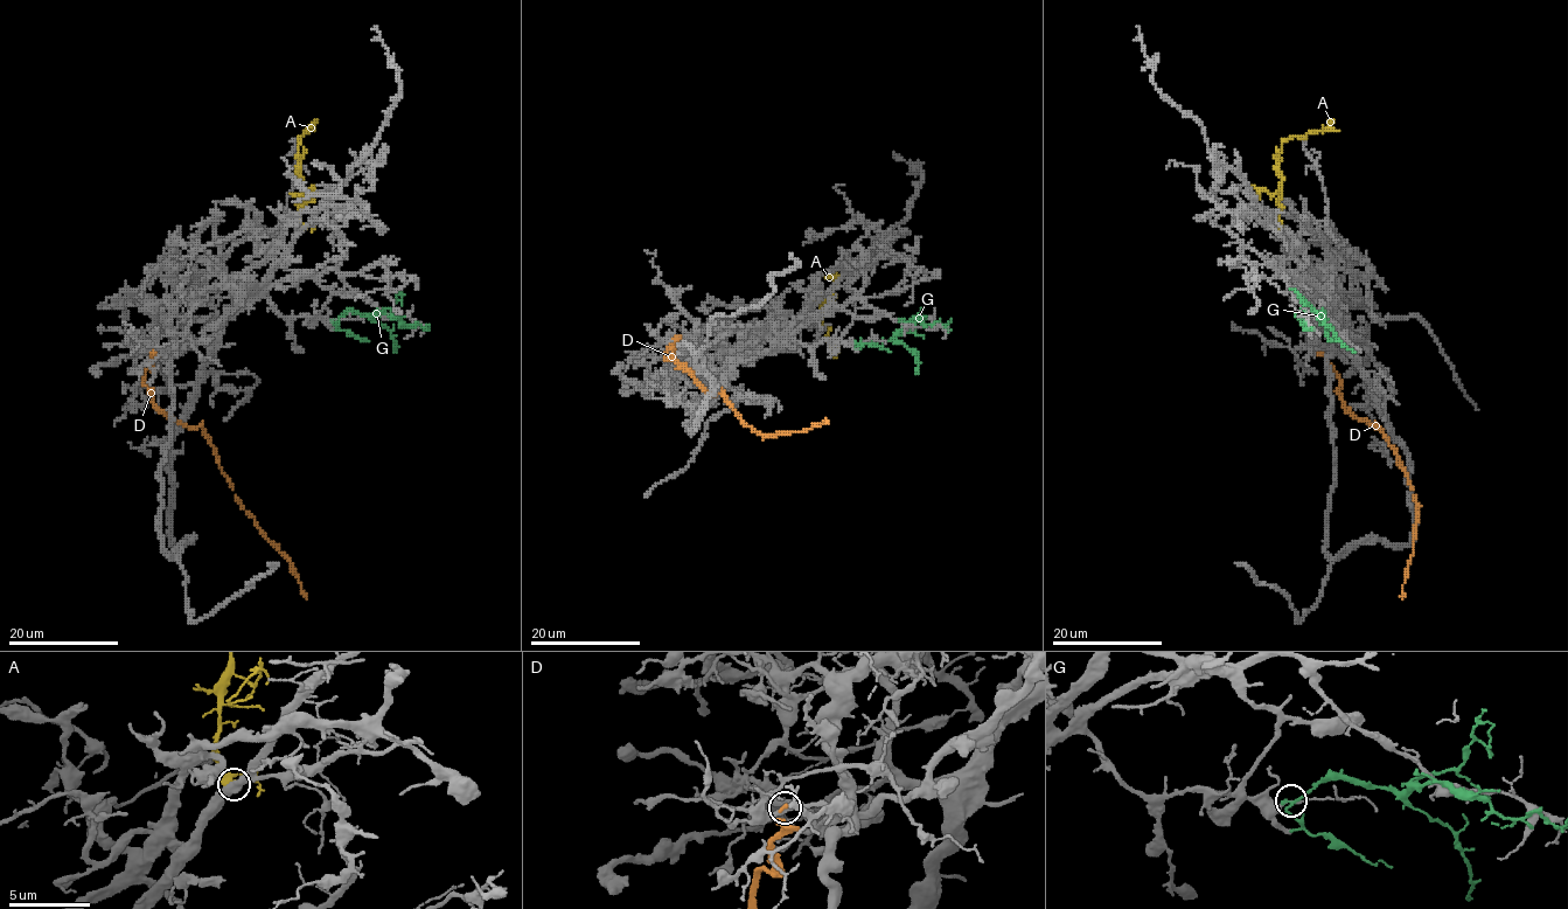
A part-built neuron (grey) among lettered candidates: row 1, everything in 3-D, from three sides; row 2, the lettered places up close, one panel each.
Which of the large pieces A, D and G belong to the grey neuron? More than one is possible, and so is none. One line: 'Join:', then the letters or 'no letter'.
Join: A

